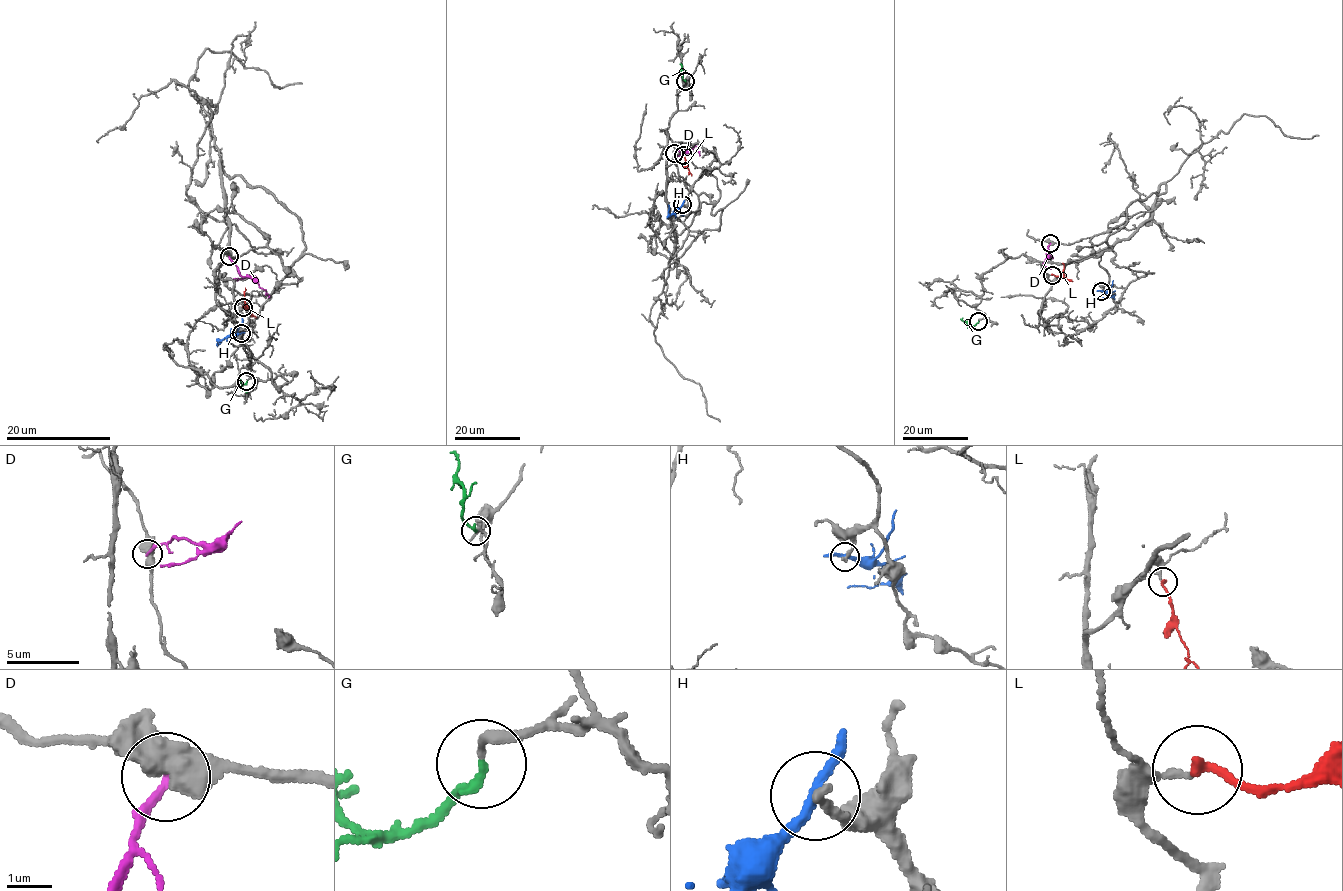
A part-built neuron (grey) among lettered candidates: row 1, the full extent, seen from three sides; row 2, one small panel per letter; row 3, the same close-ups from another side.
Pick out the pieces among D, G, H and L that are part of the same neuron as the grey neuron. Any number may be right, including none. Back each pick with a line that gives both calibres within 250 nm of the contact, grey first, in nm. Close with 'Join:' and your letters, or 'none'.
G: Thickness 200 nm (grey) against 200 nm
L: Thickness 200 nm (grey) against 200 nm
Join: G, L

